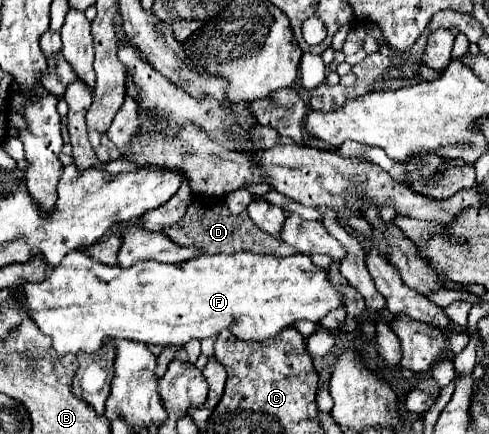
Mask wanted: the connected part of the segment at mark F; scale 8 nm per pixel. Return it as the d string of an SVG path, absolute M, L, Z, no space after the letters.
M71 251L69 255L65 255L65 259L61 261L59 267L53 267L49 277L45 277L39 283L27 283L23 287L23 297L27 299L25 303L21 303L21 311L25 315L29 315L33 319L33 323L51 337L51 345L57 351L57 355L67 355L67 353L77 353L77 351L85 351L85 353L95 353L101 345L103 339L111 339L111 337L119 337L119 339L129 339L129 341L139 341L139 343L149 343L149 345L181 345L187 343L189 339L197 337L197 339L205 339L211 335L219 335L223 329L229 329L235 337L243 339L243 341L261 341L261 339L269 339L273 335L277 335L279 331L283 331L285 327L297 323L297 321L313 321L319 323L329 311L343 307L347 303L347 297L343 293L343 285L341 283L333 283L329 277L329 271L317 267L309 255L291 255L291 257L275 257L275 255L255 255L251 251L239 251L239 253L217 253L217 255L199 255L195 259L183 261L183 263L175 263L175 265L167 265L167 263L157 263L157 261L137 261L133 267L123 269L117 265L105 265L95 261L91 255L87 255L85 251Z

